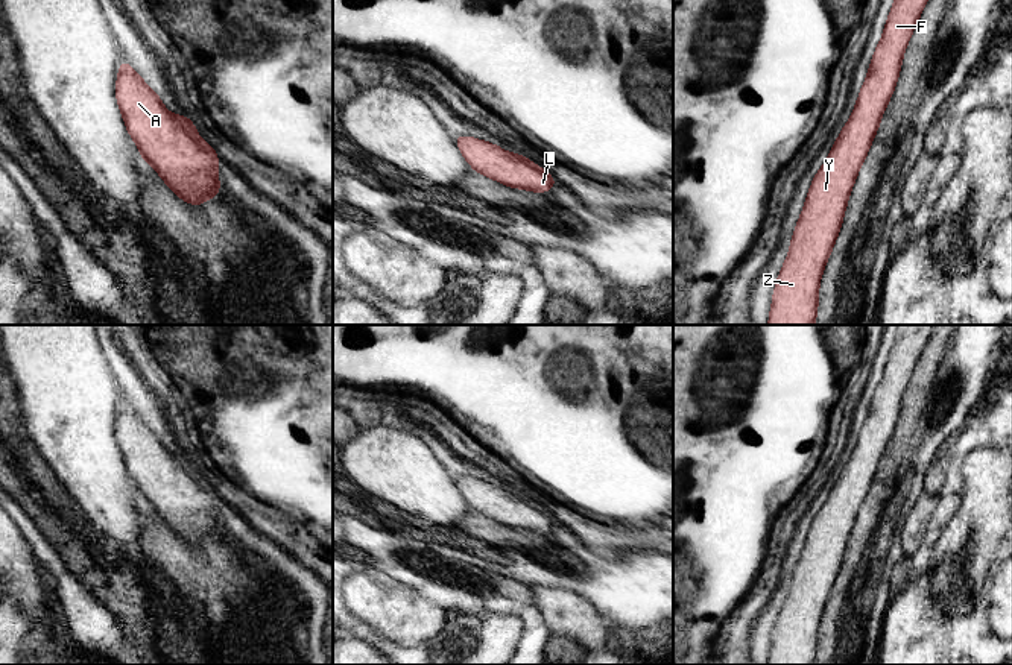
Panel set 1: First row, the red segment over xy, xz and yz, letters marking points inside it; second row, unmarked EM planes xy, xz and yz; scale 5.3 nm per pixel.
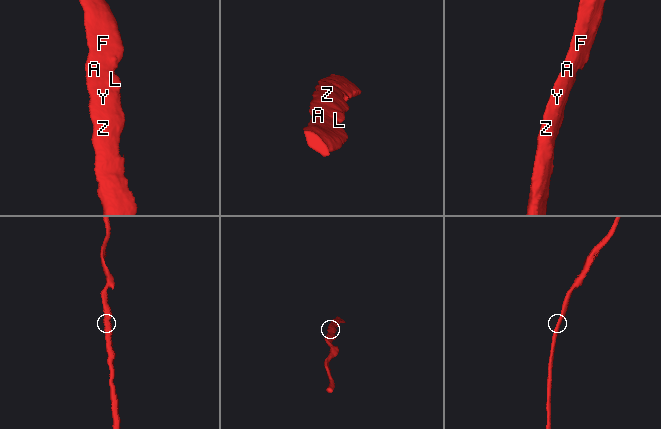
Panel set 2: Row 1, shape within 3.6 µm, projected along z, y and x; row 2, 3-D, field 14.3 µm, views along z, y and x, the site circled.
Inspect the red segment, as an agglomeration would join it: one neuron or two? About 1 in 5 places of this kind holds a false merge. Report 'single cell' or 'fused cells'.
single cell

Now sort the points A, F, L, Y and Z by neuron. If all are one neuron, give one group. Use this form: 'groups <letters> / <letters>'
groups A F L Y Z

